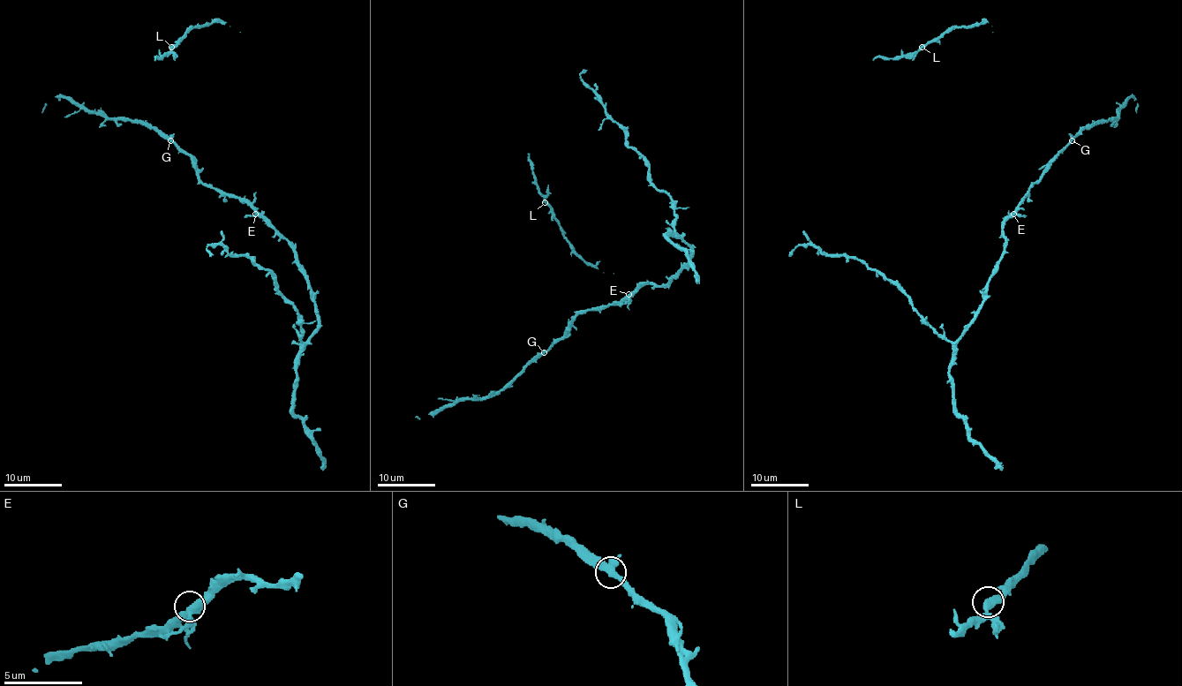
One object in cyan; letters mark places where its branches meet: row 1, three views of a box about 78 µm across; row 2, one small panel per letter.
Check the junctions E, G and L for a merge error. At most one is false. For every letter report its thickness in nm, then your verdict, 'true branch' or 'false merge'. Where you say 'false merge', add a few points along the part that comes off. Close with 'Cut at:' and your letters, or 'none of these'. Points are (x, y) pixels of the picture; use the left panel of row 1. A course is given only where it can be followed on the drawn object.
E: 400 nm thick; true branch
G: 340 nm thick; true branch
L: 360 nm thick; true branch
Cut at: none of these

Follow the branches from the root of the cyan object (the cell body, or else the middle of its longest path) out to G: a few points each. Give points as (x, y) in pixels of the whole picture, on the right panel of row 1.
G: (1014, 212), (1027, 191), (1039, 179), (1045, 166), (1072, 139)

